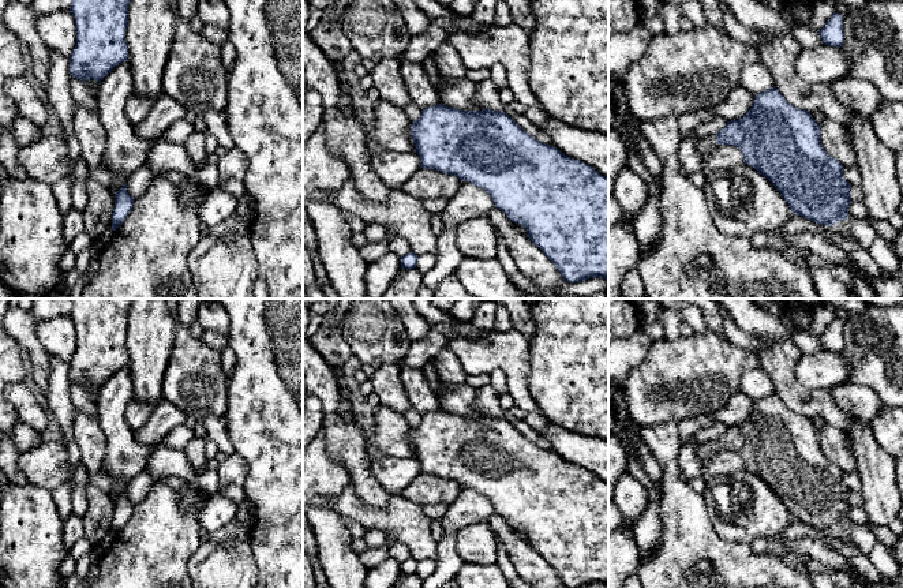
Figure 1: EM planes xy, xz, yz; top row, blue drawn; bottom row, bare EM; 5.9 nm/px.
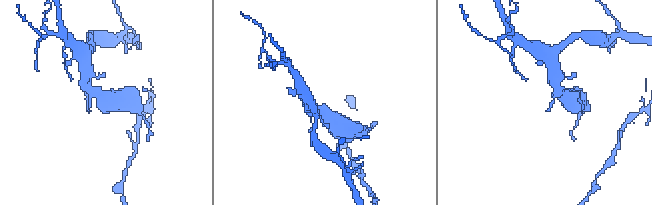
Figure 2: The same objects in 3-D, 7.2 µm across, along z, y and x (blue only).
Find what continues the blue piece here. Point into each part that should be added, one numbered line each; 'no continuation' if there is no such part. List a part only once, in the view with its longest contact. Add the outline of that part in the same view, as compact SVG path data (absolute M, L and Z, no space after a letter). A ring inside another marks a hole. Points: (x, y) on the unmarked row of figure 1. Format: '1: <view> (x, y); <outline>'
1: yz (704, 450); M716 441L698 442L696 456L701 468L705 465L709 457L716 452L717 452Z

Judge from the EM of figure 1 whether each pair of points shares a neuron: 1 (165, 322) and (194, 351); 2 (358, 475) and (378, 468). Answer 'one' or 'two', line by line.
1: two
2: two

